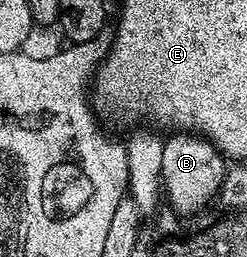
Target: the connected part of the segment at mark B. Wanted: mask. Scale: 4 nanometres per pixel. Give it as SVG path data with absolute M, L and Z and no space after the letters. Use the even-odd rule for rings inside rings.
M172 134L164 140L162 150L162 192L170 203L171 211L189 218L195 212L211 205L220 192L228 174L229 165L219 148L211 140L199 134ZM169 136L172 136L169 138Z

